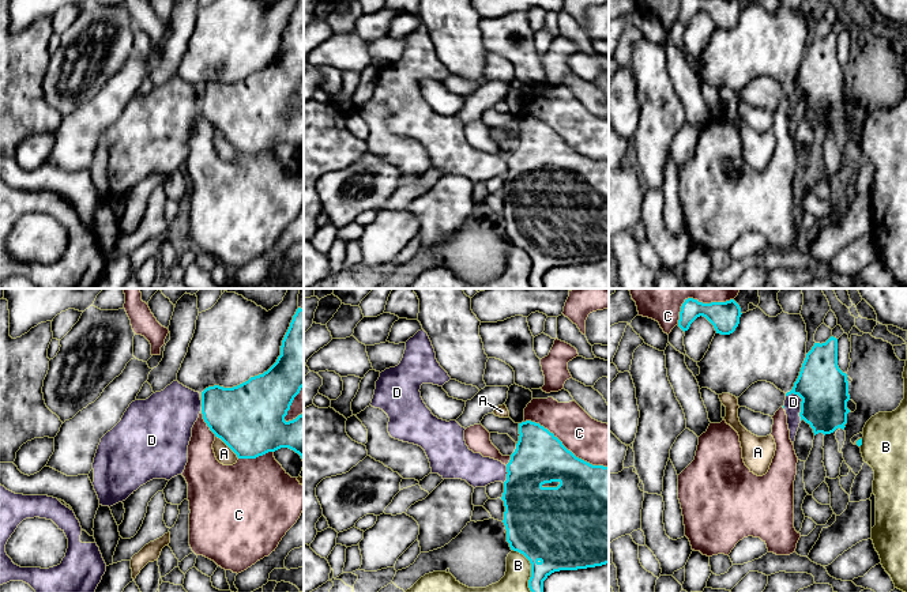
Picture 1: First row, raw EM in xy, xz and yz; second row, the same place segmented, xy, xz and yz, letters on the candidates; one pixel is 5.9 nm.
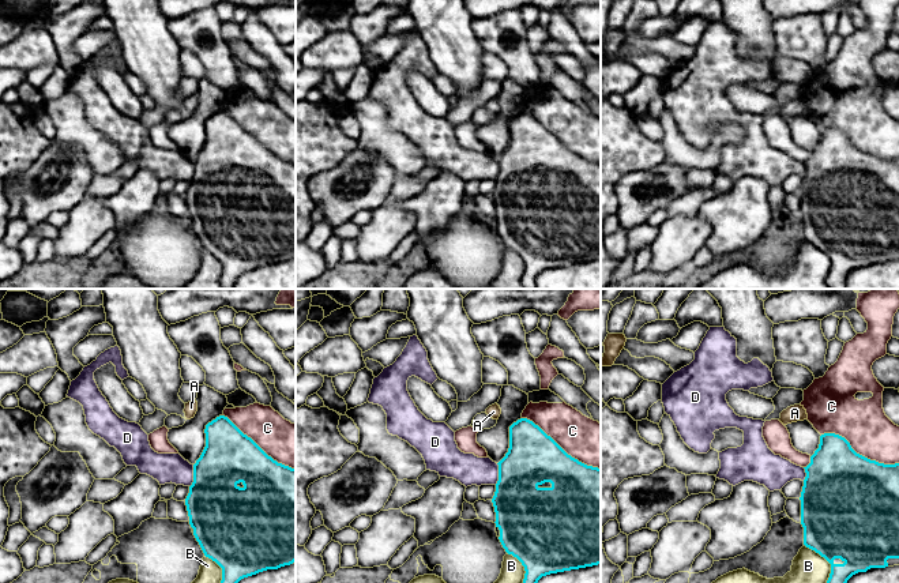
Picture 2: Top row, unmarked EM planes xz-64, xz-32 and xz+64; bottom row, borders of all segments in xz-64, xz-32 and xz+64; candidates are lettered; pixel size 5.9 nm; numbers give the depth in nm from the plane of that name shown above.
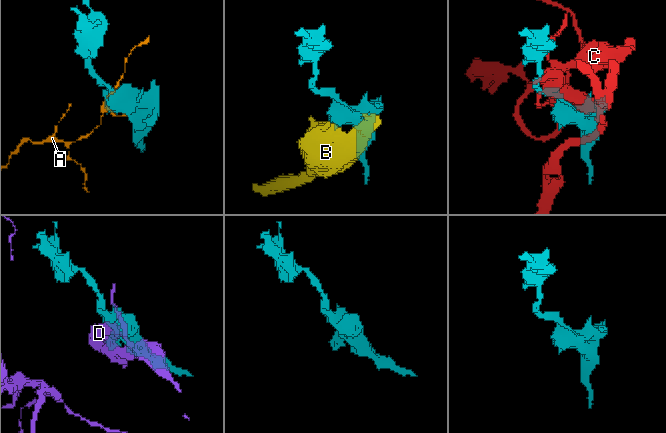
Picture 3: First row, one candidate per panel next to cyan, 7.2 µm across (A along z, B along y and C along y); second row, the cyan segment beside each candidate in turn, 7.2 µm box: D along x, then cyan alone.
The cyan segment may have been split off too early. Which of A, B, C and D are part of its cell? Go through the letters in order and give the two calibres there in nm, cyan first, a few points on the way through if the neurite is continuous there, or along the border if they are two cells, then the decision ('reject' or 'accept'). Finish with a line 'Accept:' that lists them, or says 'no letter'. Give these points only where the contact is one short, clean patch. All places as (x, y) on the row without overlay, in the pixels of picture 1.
A: calibres 420 and 100 nm; reject
B: calibres 380 and 200 nm; reject
C: calibres 300 and 260 nm; reject
D: calibres 300 and 100 nm; border yz (791, 87), (801, 94), (801, 114); reject
Accept: no letter

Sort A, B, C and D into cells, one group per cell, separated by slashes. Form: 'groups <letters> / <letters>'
groups A / B / C / D

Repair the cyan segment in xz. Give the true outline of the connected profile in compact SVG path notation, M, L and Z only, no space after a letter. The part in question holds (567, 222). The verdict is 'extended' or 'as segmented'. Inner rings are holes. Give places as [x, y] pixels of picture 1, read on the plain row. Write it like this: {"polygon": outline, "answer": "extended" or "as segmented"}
{"polygon": "M531 116L519 118L519 129L516 144L507 159L508 169L501 192L505 201L503 218L507 225L507 237L509 238L511 245L523 249L531 259L531 272L528 275L530 286L532 289L543 289L543 276L554 267L587 264L609 259L609 162L592 161L576 152L553 128L539 118Z", "answer": "as segmented"}

